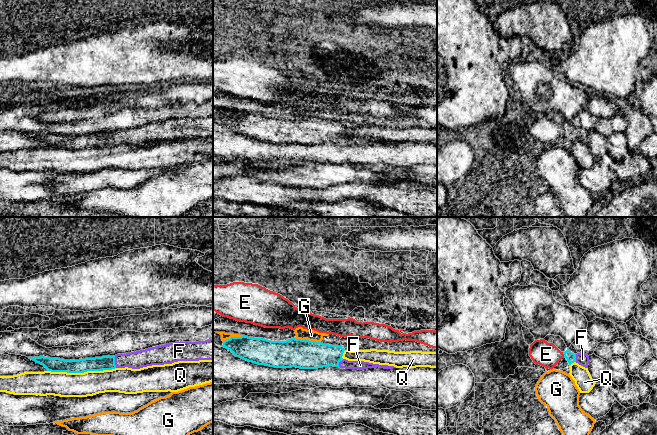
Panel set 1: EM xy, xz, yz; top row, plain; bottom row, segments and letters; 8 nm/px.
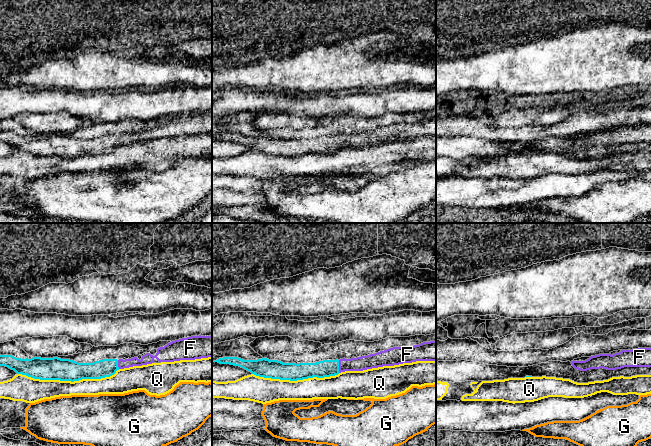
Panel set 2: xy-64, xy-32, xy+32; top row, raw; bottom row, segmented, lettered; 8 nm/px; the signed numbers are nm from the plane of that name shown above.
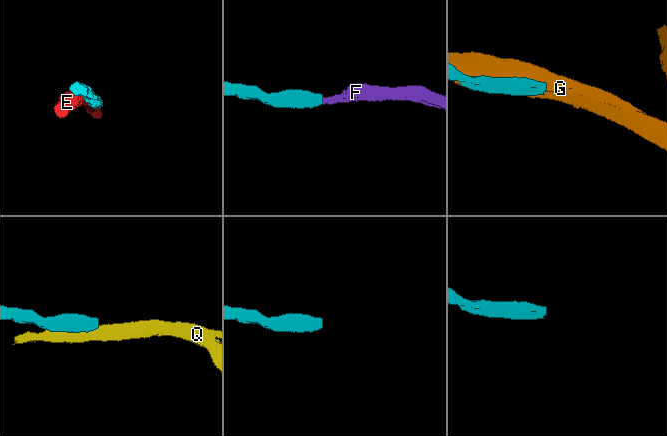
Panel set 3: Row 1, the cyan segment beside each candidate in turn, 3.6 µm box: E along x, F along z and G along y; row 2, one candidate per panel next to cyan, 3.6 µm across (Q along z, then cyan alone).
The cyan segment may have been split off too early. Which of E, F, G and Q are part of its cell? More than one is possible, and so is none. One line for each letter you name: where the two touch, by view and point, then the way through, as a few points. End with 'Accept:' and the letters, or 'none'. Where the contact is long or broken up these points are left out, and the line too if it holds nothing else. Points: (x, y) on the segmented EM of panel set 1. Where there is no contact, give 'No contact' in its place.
F: Touches cyan at xy (114, 362). Path across: xy (102, 363), (114, 362), (143, 358)
Accept: F

